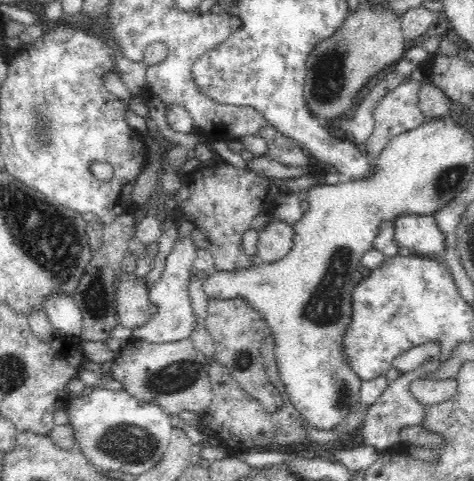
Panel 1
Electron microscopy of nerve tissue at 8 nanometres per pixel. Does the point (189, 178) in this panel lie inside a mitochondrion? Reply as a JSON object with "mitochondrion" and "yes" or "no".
{"mitochondrion":"no"}

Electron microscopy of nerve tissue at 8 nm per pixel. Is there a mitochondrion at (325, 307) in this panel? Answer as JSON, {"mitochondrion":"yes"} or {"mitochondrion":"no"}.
{"mitochondrion":"yes"}

